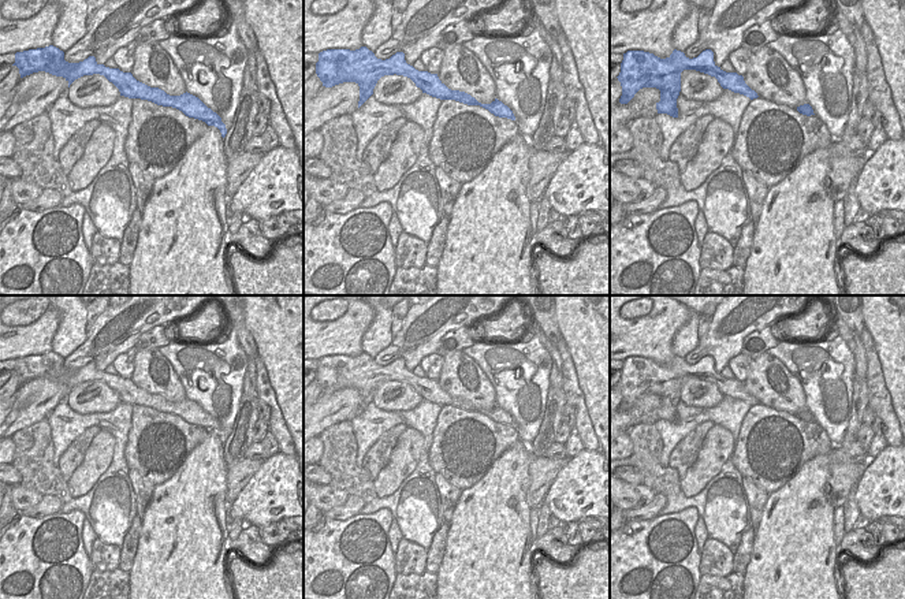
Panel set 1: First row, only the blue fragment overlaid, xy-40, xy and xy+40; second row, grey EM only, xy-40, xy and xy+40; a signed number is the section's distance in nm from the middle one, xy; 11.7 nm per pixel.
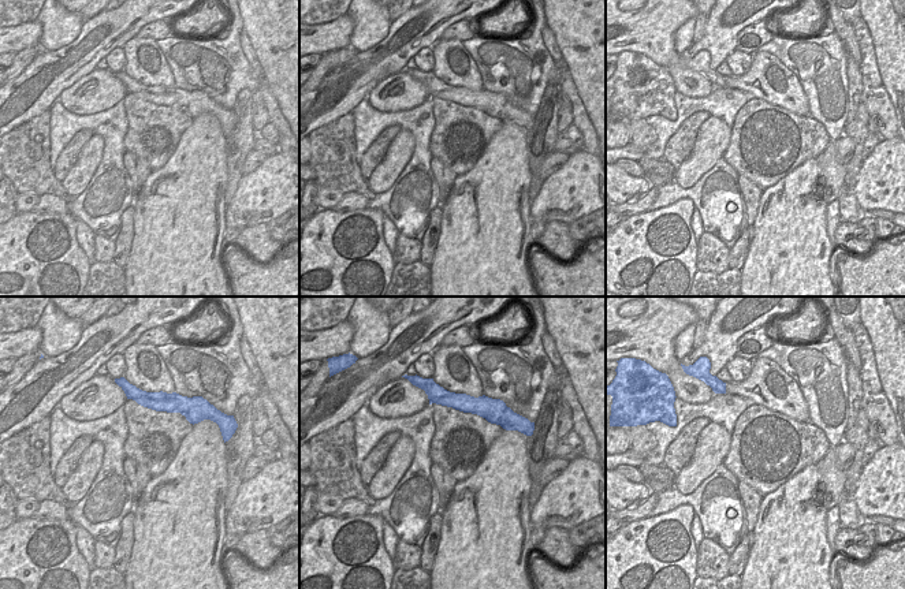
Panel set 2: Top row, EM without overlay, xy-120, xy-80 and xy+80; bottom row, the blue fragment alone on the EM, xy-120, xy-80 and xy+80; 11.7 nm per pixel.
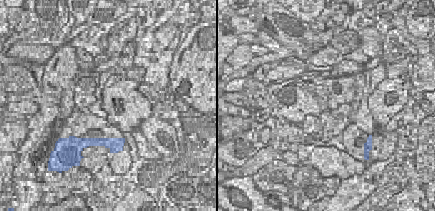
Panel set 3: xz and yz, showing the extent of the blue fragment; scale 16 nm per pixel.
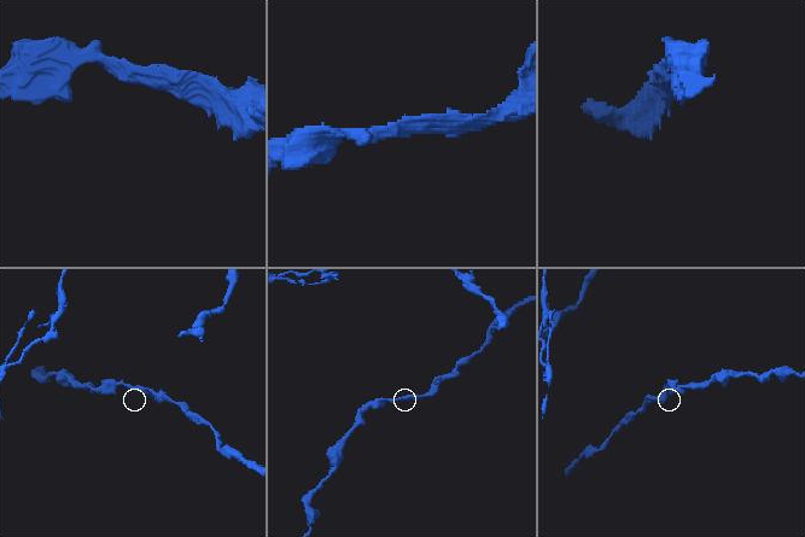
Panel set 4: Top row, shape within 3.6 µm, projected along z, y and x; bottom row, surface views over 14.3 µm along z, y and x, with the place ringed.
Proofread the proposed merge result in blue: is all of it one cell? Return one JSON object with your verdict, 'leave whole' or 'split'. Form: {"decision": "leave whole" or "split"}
{"decision": "leave whole"}

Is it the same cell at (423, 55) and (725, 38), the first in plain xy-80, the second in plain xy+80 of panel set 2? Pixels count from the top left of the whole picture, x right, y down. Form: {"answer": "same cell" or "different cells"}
{"answer": "different cells"}

